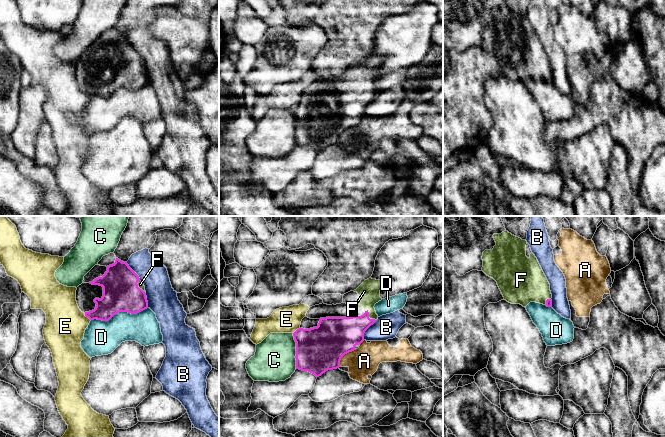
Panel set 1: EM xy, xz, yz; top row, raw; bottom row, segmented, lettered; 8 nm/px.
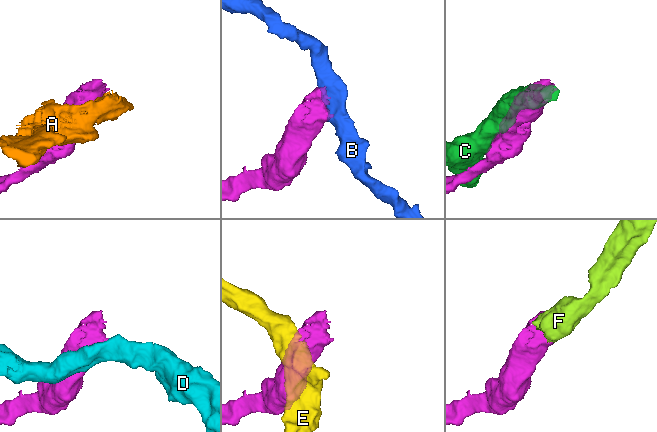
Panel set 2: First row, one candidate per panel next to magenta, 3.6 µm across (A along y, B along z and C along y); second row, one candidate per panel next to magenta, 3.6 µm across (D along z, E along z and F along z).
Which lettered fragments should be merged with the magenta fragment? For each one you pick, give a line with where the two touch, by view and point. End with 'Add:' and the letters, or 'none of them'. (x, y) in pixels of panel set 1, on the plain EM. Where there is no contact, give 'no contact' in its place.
F: contact xz (368, 93)
Add: F

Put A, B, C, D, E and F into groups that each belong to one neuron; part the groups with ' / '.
A / B / C / D / E / F

